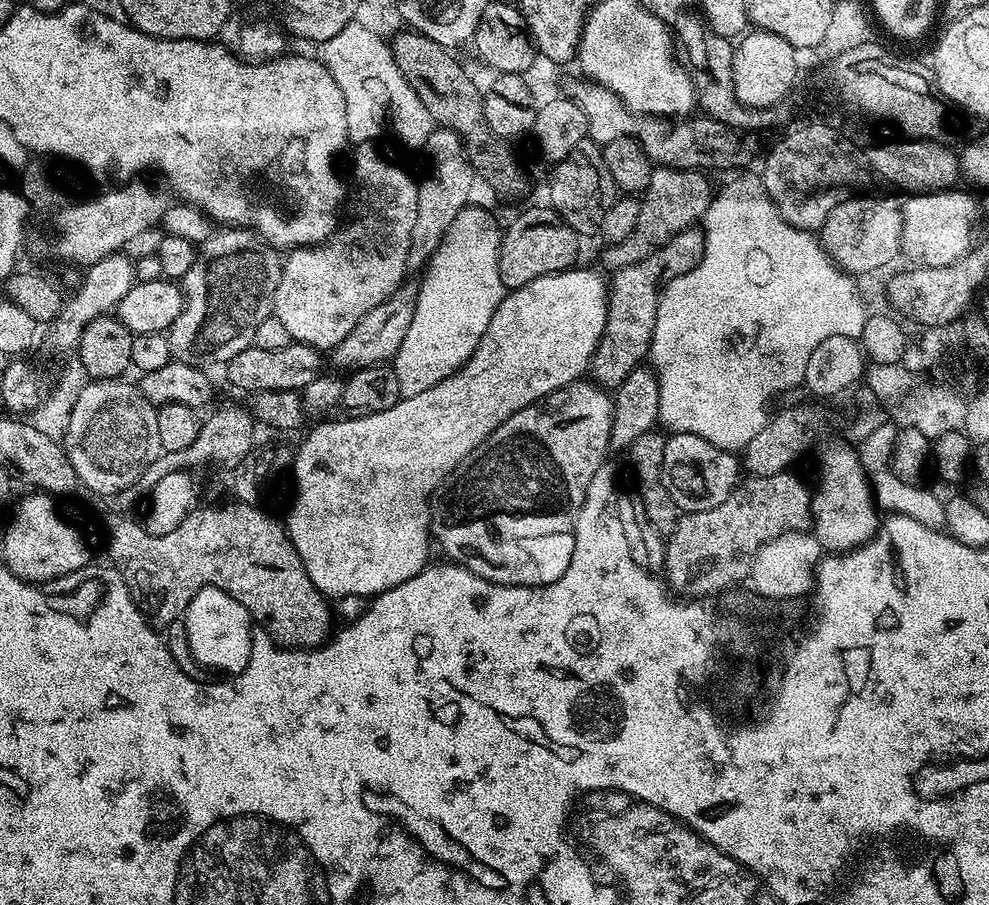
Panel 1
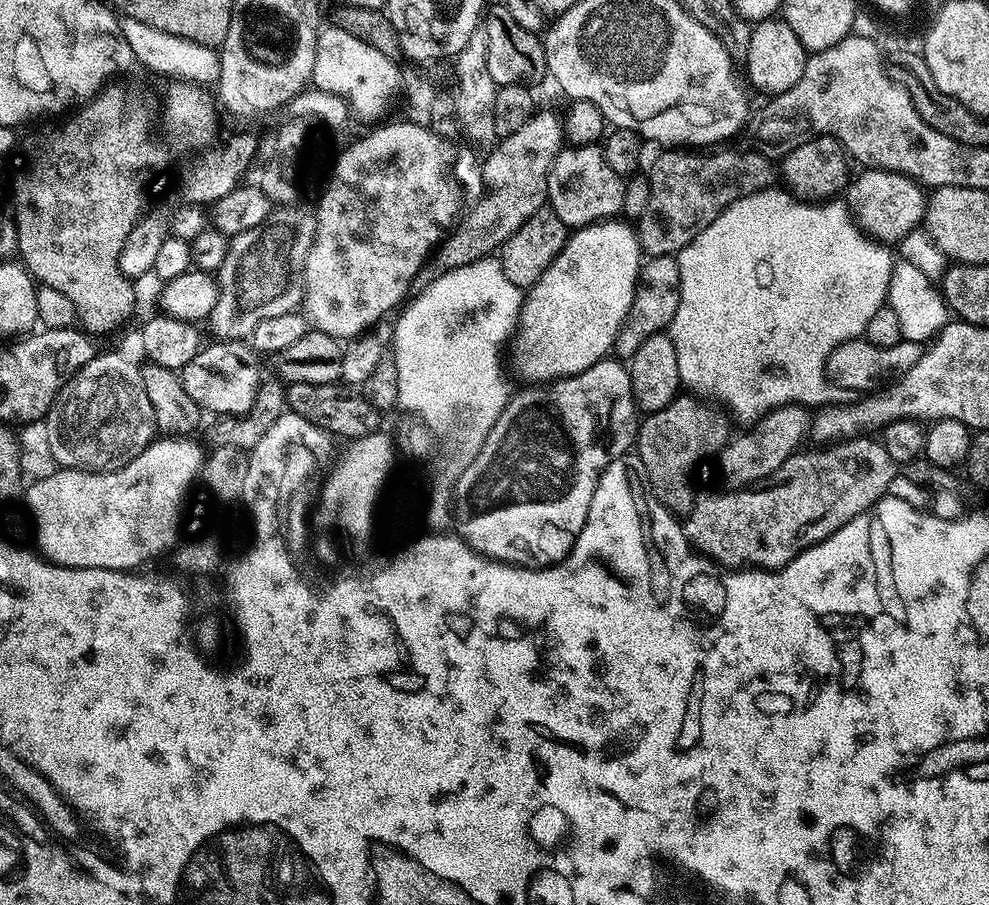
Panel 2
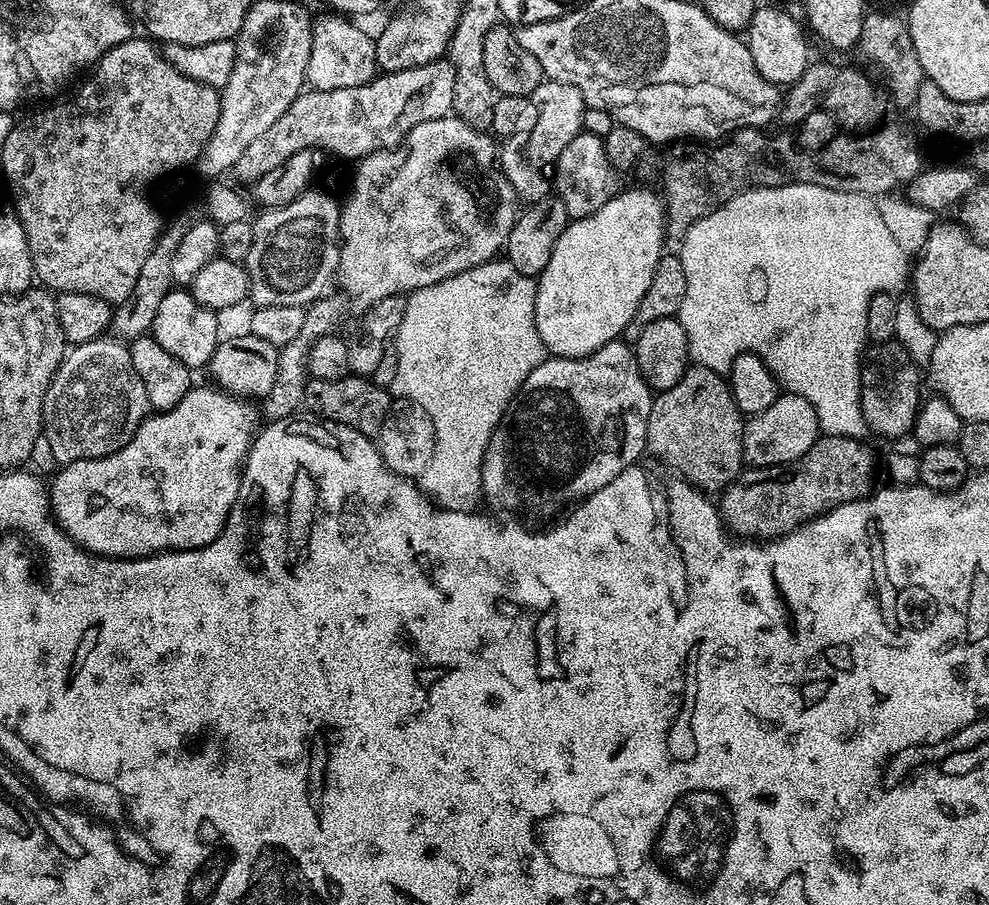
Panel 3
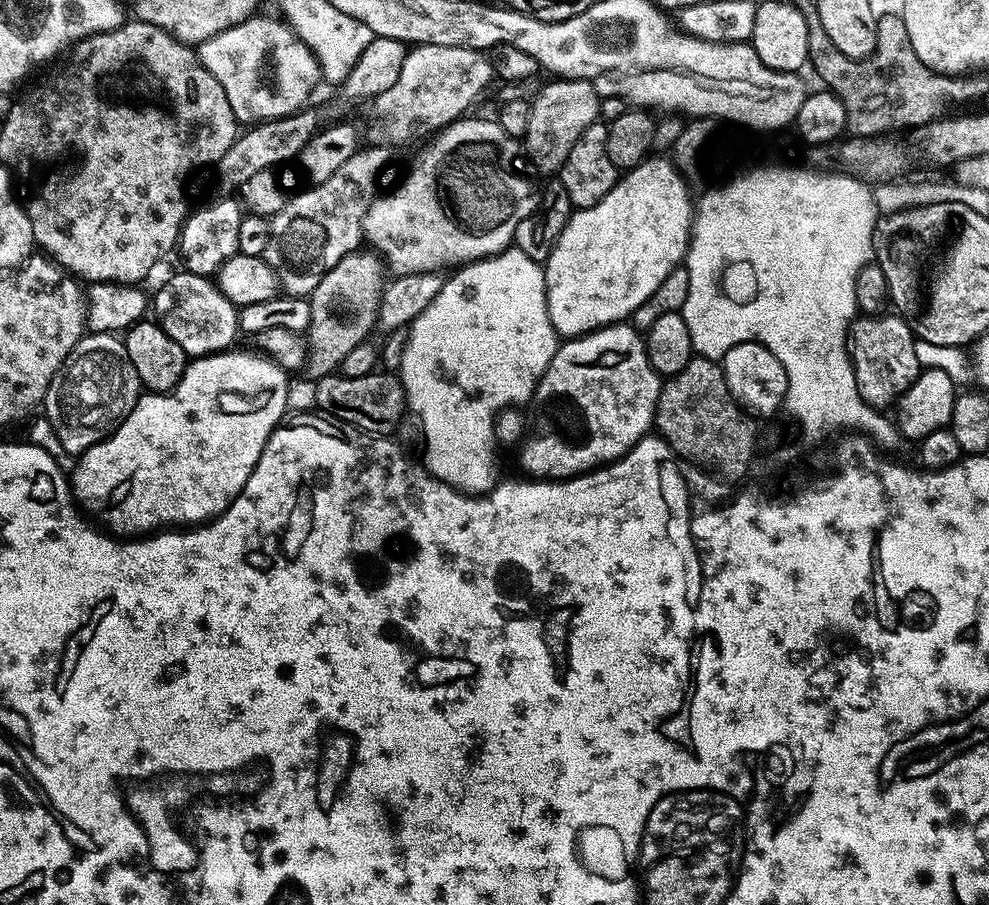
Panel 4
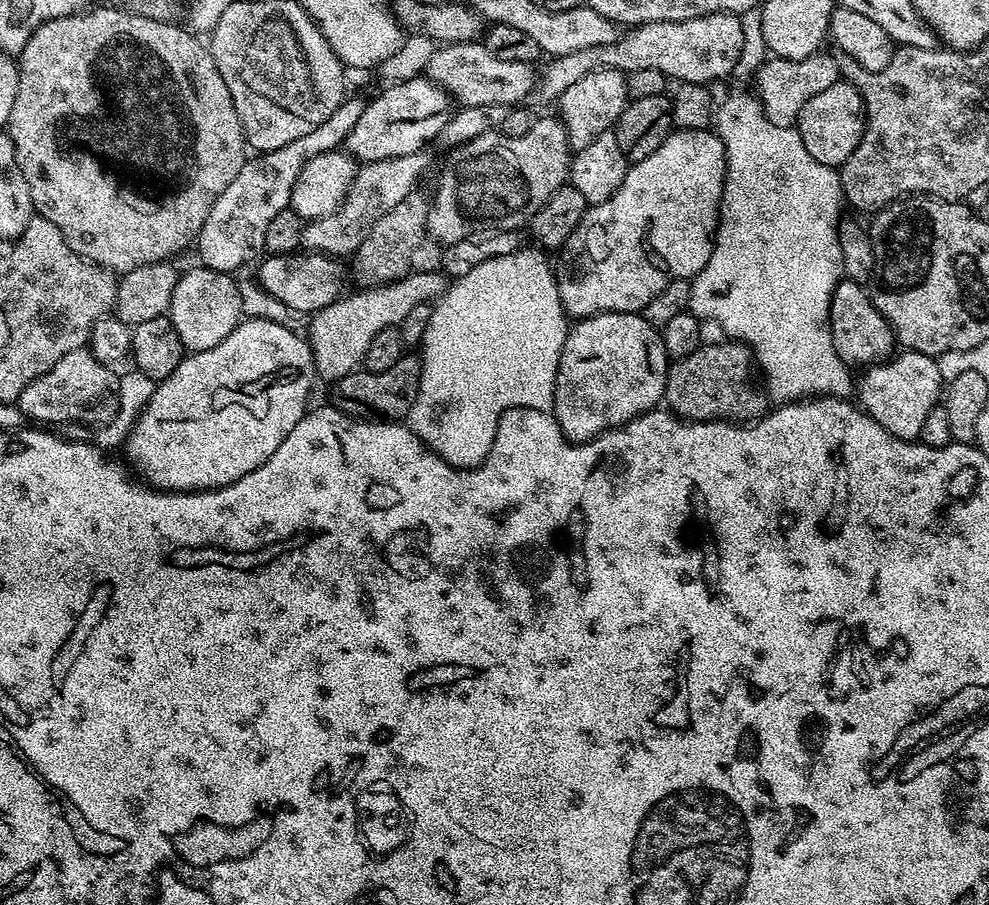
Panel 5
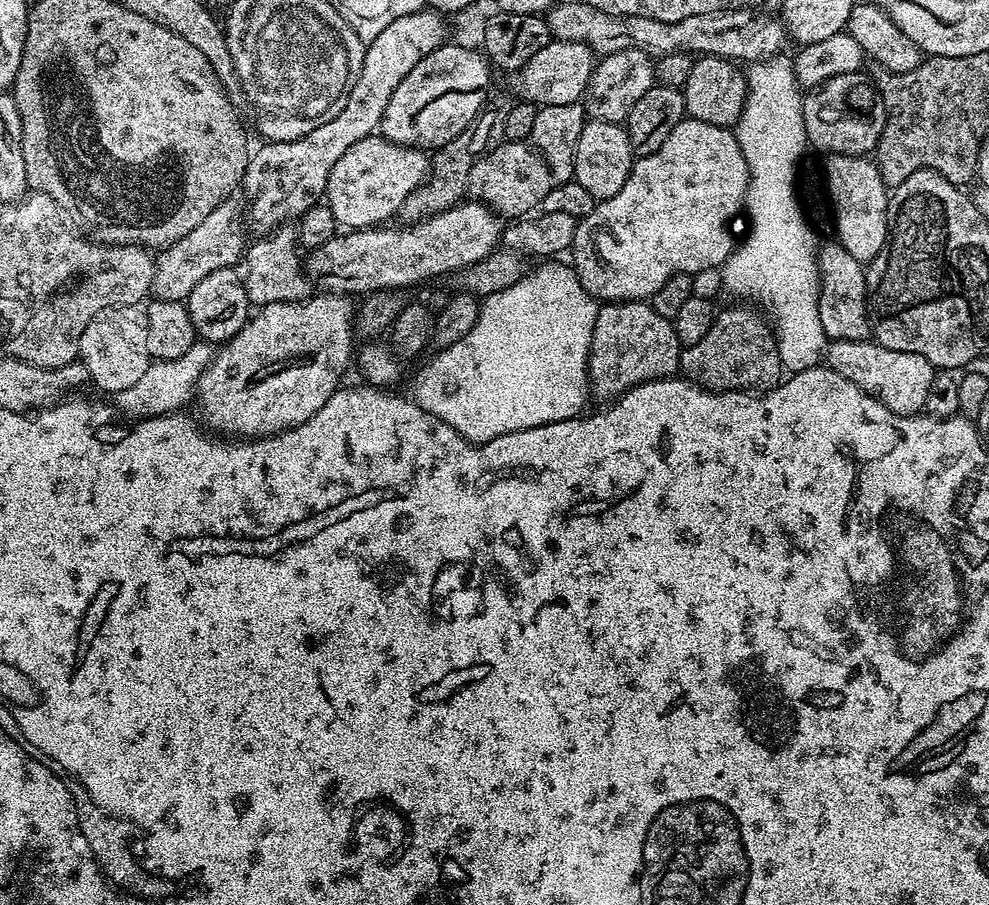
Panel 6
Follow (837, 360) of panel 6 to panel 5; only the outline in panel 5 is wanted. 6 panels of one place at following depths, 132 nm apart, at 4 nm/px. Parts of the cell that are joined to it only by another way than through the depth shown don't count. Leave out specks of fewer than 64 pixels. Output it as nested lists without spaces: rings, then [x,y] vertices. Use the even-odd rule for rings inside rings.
[[[904,350],[901,353],[901,356],[893,355],[887,362],[871,365],[861,380],[859,377],[858,392],[860,388],[861,400],[859,403],[891,436],[912,442],[919,437],[922,422],[926,422],[930,410],[934,410],[941,403],[942,368],[933,357],[921,352]]]

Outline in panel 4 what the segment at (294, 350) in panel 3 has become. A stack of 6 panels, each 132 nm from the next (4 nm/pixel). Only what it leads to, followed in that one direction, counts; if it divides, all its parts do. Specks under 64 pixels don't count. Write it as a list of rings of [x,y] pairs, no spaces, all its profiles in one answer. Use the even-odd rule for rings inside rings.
[[[366,248],[349,252],[309,293],[310,326],[306,333],[309,356],[306,372],[317,380],[337,371],[346,356],[366,340],[379,321],[381,295],[388,281],[383,257]]]

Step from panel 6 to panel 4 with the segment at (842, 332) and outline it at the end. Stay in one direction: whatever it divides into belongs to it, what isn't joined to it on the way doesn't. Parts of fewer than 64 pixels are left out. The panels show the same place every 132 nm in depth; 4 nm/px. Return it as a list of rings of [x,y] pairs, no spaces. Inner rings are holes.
[[[857,315],[848,328],[848,357],[858,382],[858,394],[872,408],[881,410],[895,405],[901,393],[913,384],[922,371],[915,348],[918,343],[909,321],[903,315]]]

